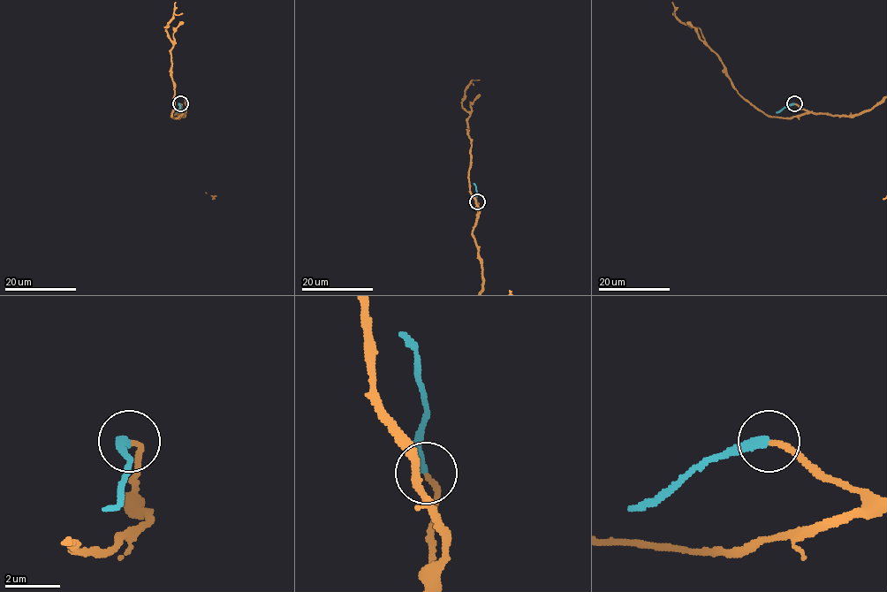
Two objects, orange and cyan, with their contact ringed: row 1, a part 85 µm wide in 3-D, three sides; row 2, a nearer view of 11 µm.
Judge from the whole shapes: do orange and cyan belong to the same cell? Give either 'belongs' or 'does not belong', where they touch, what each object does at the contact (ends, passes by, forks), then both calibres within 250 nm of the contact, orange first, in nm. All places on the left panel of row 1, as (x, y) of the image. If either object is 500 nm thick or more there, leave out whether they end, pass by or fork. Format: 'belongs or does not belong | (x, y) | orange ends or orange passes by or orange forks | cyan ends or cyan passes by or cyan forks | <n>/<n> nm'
belongs | (180, 103) | orange ends | cyan ends | 170/320 nm

